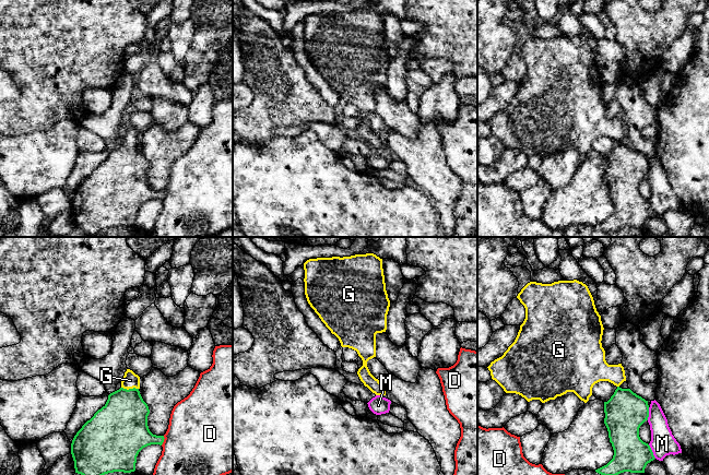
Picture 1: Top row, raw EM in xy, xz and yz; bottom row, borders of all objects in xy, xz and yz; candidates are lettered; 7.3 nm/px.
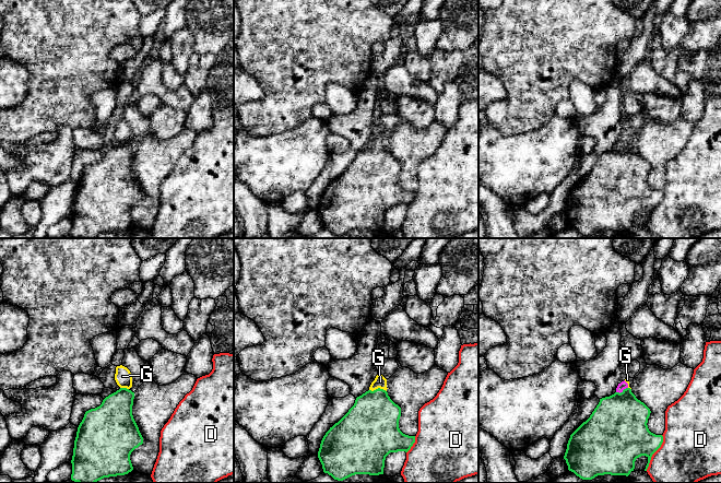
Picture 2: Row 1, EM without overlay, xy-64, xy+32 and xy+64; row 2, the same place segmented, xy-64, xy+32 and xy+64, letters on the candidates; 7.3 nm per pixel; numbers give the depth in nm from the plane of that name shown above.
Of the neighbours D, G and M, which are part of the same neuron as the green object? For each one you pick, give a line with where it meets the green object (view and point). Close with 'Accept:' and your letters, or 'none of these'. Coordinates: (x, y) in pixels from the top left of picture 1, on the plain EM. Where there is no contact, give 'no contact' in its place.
G: contact xy (130, 144)
Accept: G

